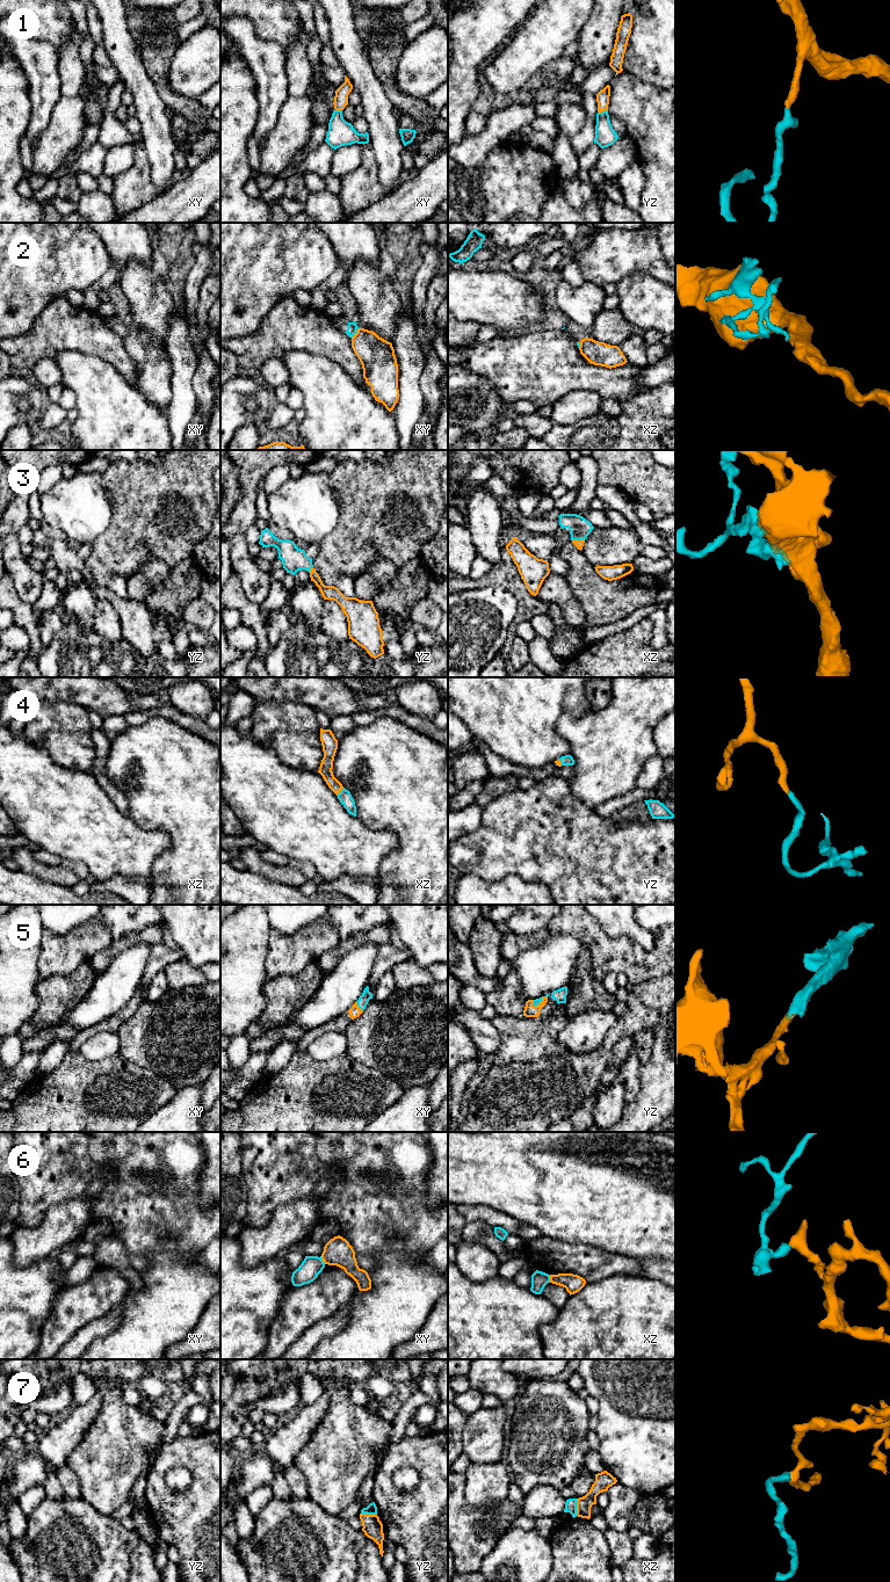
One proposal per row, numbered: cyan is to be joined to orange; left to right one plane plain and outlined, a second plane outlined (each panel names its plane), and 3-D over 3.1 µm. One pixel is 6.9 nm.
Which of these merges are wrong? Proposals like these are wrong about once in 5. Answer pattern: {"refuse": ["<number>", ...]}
{"refuse": ["2", "6", "7"]}

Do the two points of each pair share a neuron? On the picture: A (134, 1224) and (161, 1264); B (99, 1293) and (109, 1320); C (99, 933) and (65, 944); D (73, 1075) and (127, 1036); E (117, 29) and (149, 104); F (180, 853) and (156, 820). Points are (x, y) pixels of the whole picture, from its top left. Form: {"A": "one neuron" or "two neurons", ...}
{"A": "two neurons", "B": "two neurons", "C": "one neuron", "D": "two neurons", "E": "one neuron", "F": "one neuron"}

